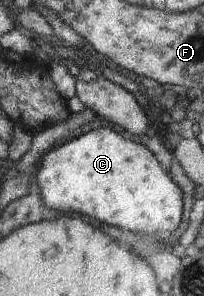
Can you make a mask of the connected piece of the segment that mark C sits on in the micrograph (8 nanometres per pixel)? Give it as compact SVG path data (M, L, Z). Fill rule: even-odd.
M106 127L90 130L47 152L37 173L37 185L42 201L45 201L50 209L87 215L139 236L154 236L162 231L170 233L180 223L182 211L180 187L160 167L160 163L146 146L124 139L122 135Z

